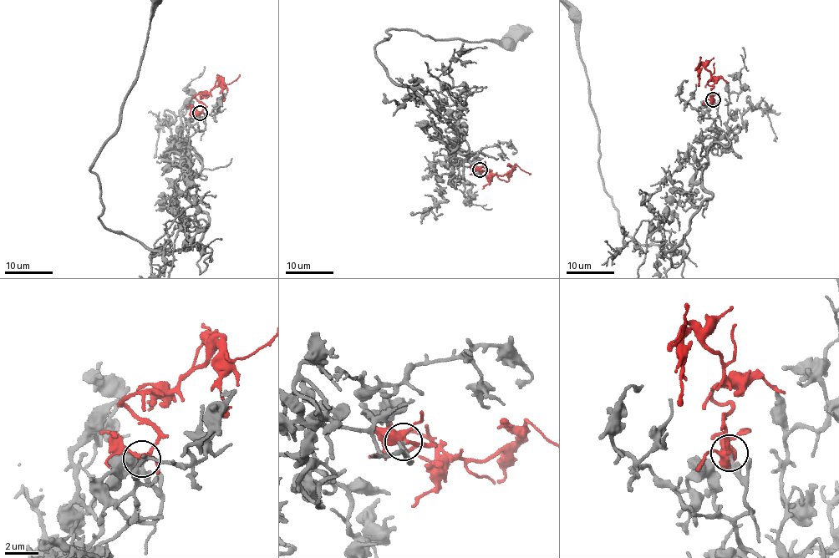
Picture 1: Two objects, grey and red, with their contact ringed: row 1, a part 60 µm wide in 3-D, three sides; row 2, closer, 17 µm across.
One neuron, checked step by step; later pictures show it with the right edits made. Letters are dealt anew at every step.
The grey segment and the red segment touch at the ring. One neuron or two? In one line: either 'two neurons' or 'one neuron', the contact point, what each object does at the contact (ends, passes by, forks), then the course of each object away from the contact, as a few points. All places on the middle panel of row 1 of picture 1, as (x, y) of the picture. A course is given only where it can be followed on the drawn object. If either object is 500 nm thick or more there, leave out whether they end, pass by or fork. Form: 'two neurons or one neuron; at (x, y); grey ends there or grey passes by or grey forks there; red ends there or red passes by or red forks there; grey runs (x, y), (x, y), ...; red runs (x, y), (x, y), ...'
one neuron; at (480, 169); grey ends there; red forks there; grey runs (480, 170), (450, 159), (467, 156), (446, 149), (456, 131), (376, 46), (390, 29), (521, 30); red runs (480, 170), (486, 171), (480, 171), (482, 167), (495, 175), (503, 175), (518, 166), (531, 175)

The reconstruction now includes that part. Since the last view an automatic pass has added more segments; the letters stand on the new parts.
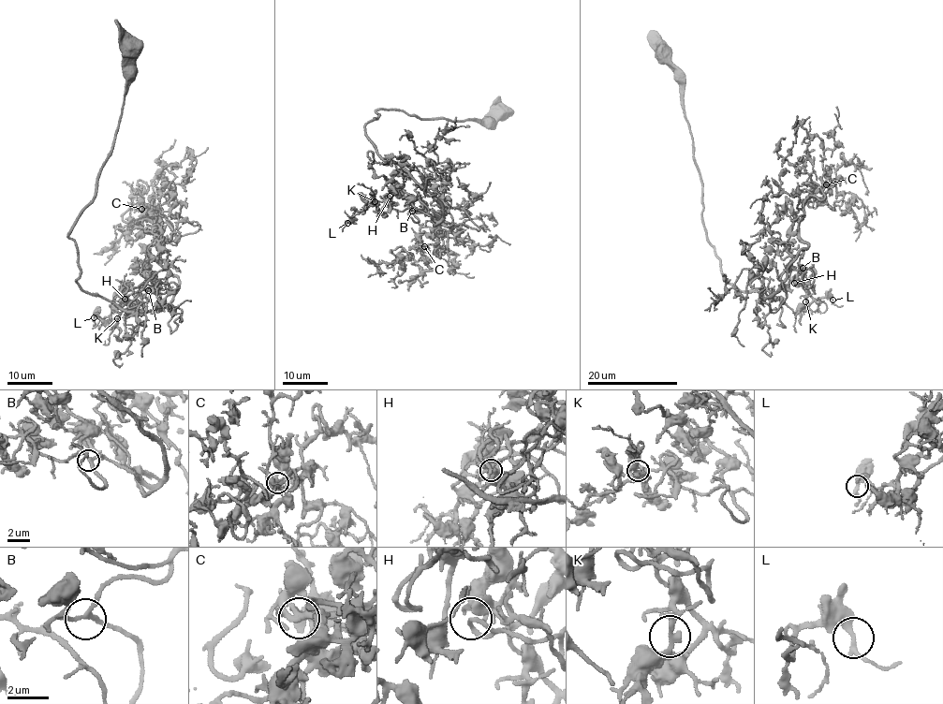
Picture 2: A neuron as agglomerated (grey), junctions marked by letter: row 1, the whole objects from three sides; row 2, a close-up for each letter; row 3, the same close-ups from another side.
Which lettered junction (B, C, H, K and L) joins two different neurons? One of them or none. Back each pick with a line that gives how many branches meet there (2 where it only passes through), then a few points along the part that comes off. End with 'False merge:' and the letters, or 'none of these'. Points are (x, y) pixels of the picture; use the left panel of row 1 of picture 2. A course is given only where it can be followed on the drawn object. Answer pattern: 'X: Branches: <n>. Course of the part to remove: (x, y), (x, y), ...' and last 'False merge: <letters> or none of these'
False merge: none of these

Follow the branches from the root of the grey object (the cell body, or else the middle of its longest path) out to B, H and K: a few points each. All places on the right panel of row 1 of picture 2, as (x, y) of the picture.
B: (662, 54), (679, 84), (706, 240), (723, 277), (763, 300), (804, 248), (803, 268)
H: (662, 54), (723, 277), (763, 300), (804, 248), (813, 282), (795, 283)
K: (662, 54), (679, 84), (723, 277), (763, 300), (804, 248), (805, 301)

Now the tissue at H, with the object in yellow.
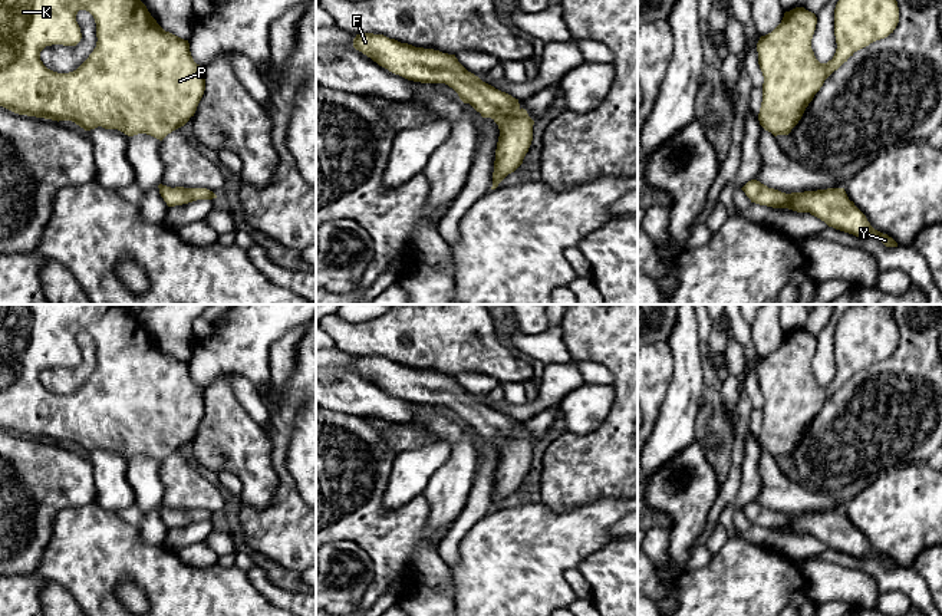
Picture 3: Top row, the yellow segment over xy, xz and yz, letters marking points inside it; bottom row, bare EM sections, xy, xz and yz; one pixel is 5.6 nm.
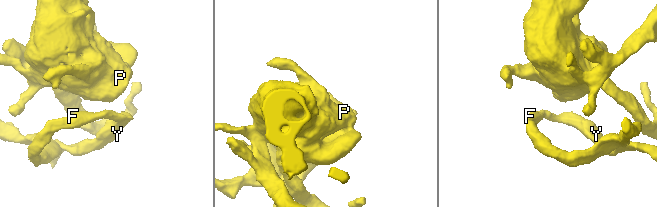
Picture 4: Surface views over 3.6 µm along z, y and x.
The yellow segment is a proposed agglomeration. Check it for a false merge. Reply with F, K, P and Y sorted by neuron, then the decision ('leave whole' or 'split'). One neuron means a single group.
groups F K P Y; leave whole

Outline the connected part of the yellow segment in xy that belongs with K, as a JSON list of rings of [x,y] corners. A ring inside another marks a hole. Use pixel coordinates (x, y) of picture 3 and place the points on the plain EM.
[[[0,304],[0,428],[19,437],[45,439],[57,444],[72,442],[85,452],[102,448],[105,451],[118,451],[128,458],[146,455],[162,462],[168,455],[184,448],[190,439],[194,438],[204,412],[205,391],[194,383],[188,362],[165,353],[151,337],[146,327],[139,322],[138,314],[131,310],[129,304]],[[79,332],[89,333],[95,340],[98,359],[96,369],[76,392],[69,395],[53,393],[40,382],[40,373],[46,368],[76,368],[80,363],[82,355],[76,343]]]

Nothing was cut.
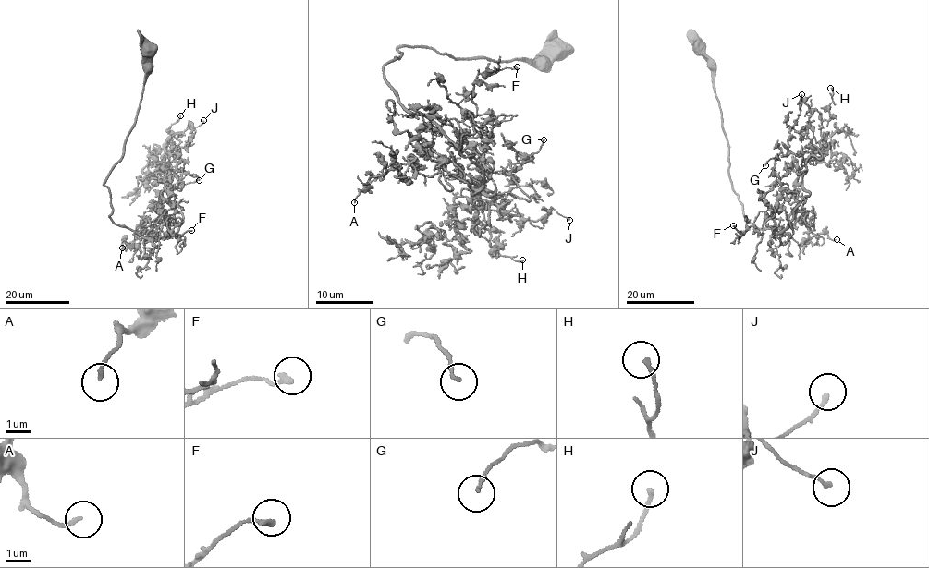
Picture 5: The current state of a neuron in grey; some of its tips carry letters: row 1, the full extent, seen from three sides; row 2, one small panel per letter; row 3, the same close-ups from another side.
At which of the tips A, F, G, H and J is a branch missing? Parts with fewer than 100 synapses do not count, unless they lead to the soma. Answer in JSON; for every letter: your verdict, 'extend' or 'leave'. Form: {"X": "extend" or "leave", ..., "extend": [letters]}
{"A": "leave", "F": "leave", "G": "leave", "H": "leave", "J": "leave", "extend": []}

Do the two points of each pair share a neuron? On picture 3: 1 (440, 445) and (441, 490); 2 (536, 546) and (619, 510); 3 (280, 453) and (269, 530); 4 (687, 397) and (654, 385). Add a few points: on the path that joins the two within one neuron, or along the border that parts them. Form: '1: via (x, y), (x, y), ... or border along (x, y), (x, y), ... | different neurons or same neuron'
1: border along (453, 450), (432, 473), (421, 494) | different neurons
2: via (556, 542), (583, 530), (599, 517) | same neuron
3: via (282, 471), (285, 476), (285, 511) | same neuron
4: border along (674, 356), (674, 372), (654, 421) | different neurons

